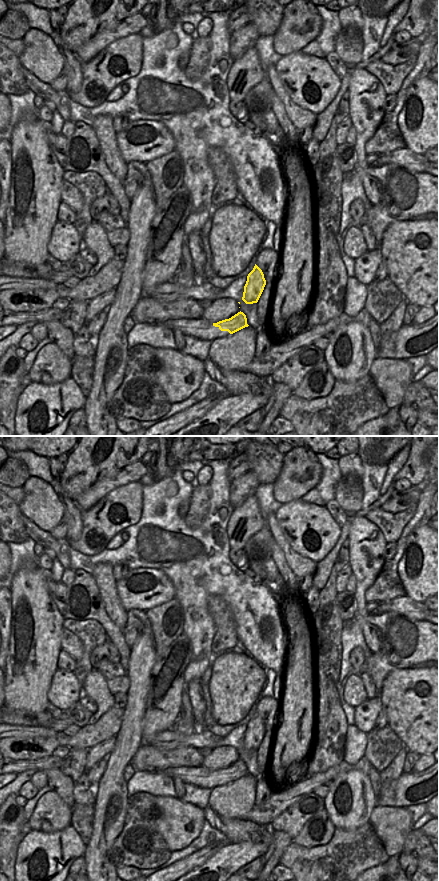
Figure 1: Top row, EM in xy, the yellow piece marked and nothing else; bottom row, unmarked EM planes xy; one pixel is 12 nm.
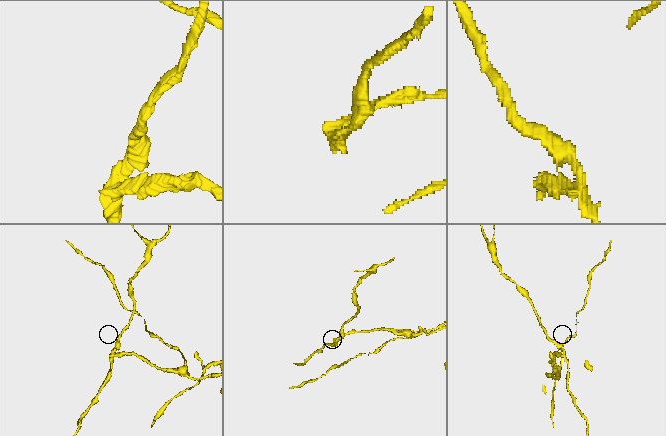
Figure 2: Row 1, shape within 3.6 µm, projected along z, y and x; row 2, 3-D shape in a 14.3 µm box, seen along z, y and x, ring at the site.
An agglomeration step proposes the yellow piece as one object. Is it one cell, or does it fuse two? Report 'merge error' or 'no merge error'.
merge error

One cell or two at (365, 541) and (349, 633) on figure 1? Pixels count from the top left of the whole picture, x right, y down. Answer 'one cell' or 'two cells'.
two cells

